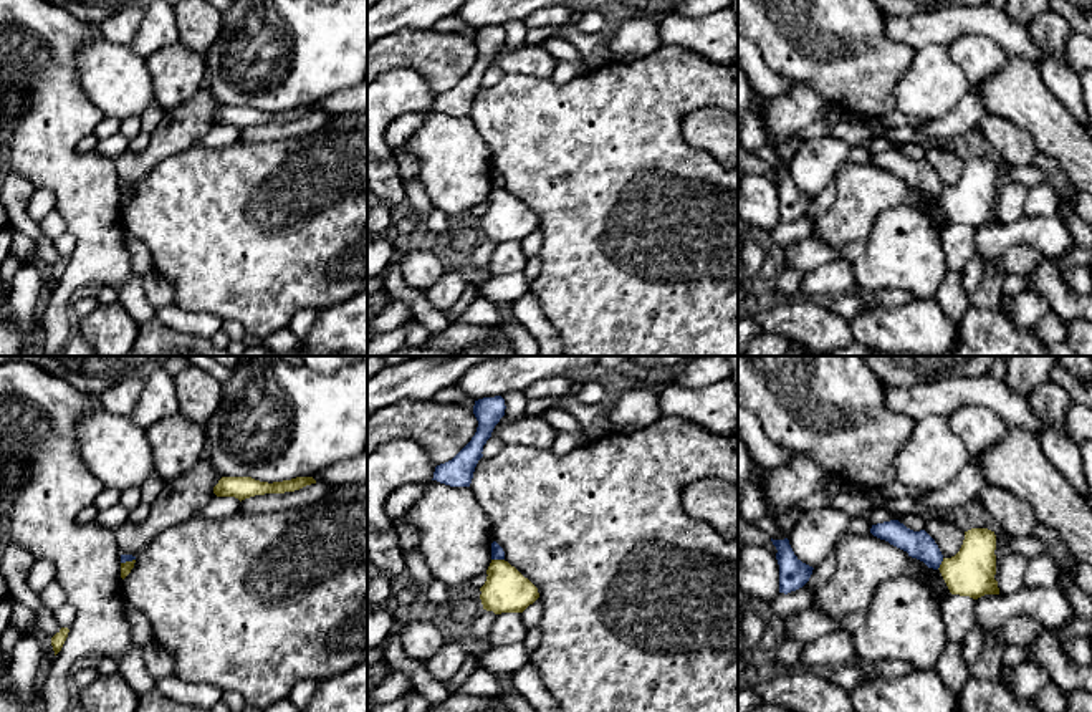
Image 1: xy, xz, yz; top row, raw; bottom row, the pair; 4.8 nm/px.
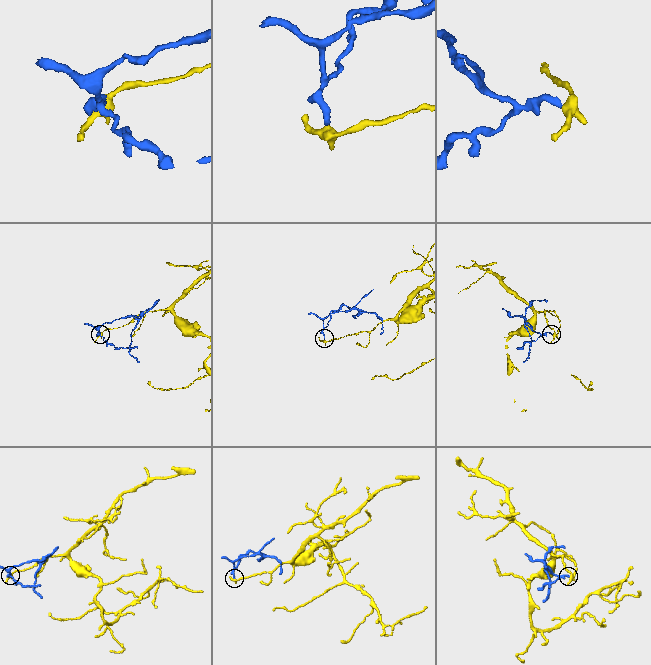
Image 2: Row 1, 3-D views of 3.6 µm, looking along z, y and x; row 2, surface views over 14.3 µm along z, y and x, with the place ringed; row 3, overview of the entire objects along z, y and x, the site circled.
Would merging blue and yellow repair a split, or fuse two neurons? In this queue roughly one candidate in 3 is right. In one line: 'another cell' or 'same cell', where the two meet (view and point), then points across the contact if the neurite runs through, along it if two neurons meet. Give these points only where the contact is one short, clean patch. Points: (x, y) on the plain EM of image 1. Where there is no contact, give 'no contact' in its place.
another cell; meets blue in xz at (498, 187); border along xz (492, 187), (503, 189)

